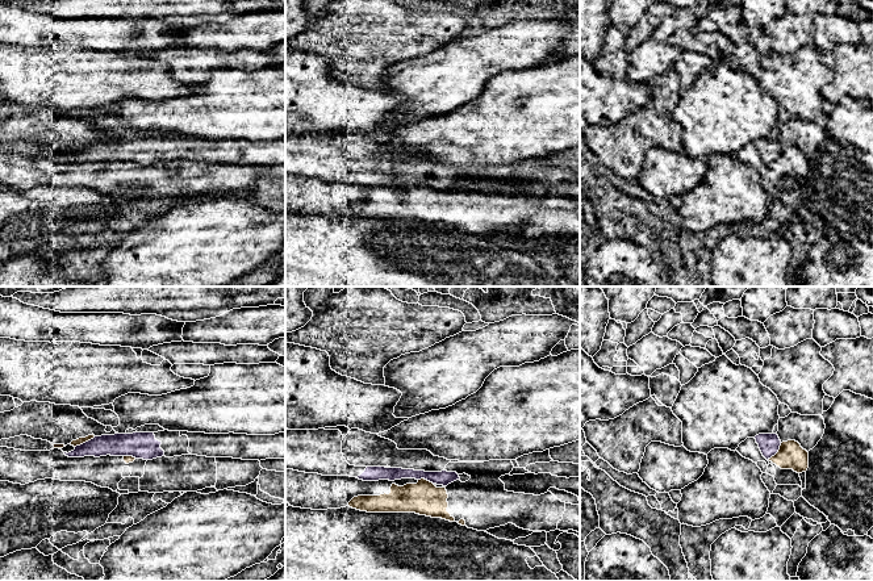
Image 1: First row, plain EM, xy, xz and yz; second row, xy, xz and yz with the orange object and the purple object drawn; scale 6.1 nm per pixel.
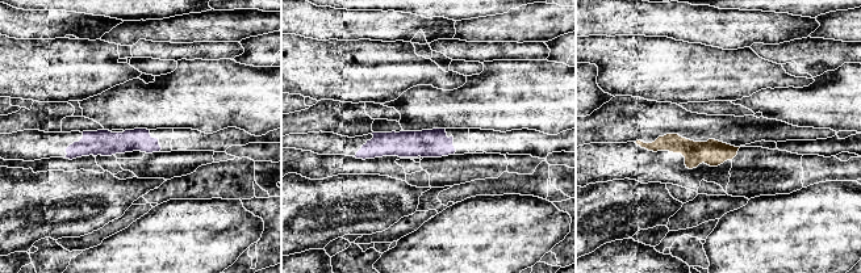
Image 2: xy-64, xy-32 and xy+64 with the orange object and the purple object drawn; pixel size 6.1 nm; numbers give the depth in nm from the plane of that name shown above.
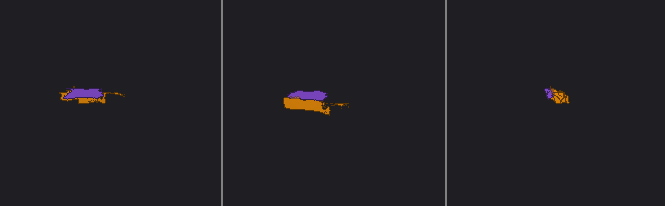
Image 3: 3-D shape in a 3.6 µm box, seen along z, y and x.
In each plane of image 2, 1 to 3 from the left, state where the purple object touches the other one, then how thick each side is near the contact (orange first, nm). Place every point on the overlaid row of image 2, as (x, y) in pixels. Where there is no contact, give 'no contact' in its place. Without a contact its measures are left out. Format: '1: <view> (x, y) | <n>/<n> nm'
1: no contact
2: no contact
3: no contact

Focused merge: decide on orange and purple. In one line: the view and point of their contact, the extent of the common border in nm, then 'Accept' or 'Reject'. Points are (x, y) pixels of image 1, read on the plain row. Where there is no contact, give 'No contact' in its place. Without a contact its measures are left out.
Touches orange at xy (84, 147). Shared border 140 nm. Reject

